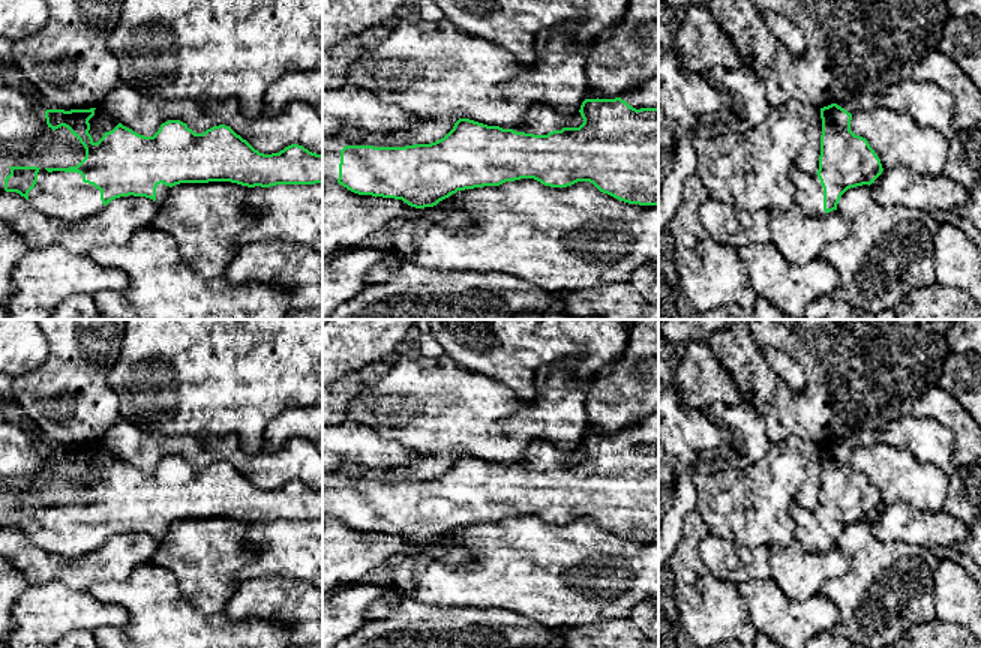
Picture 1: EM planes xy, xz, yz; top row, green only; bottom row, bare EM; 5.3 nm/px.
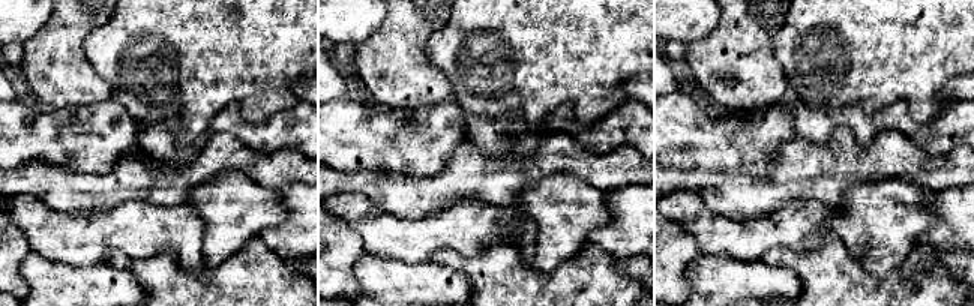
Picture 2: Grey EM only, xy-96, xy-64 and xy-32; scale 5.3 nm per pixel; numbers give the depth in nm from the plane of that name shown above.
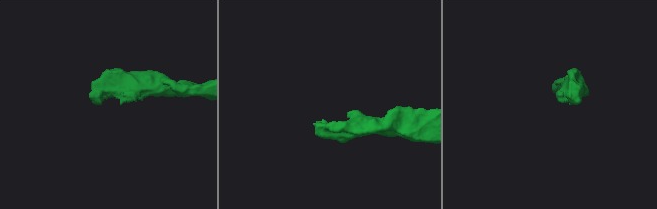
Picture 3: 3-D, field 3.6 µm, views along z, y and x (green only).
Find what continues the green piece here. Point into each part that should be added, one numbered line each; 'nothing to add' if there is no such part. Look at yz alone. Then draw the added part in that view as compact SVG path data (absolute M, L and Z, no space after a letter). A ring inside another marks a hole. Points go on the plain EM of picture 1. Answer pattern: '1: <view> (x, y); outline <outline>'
1: yz (809, 530); outline M800 506L790 507L790 518L795 524L794 537L808 552L822 552L824 524L818 510L807 510Z

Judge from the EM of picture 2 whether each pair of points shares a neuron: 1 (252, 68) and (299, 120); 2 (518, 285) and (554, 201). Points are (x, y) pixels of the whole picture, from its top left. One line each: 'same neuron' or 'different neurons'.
1: different neurons
2: different neurons

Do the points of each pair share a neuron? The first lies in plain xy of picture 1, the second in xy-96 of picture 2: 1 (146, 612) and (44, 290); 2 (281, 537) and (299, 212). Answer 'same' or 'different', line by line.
1: different
2: same

